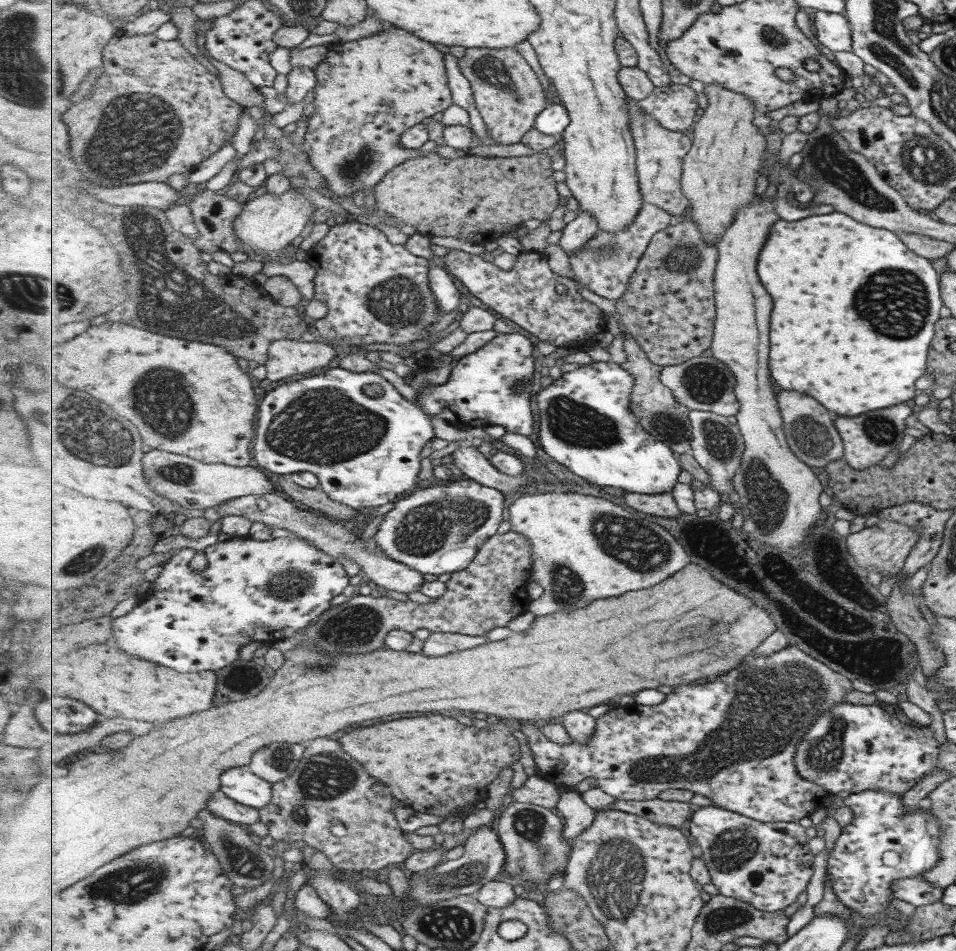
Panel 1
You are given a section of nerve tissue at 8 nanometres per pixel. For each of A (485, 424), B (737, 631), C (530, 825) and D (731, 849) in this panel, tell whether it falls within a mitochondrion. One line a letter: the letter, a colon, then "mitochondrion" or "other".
A: other
B: other
C: mitochondrion
D: mitochondrion

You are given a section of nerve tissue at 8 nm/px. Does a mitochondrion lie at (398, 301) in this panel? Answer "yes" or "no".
yes

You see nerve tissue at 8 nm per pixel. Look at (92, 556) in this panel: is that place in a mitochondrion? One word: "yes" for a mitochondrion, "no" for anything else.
yes

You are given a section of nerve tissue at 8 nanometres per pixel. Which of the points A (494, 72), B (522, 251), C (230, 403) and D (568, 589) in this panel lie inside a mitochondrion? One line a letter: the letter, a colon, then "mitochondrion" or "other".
A: mitochondrion
B: other
C: other
D: mitochondrion

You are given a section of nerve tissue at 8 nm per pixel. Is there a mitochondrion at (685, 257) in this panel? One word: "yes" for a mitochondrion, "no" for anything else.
yes

